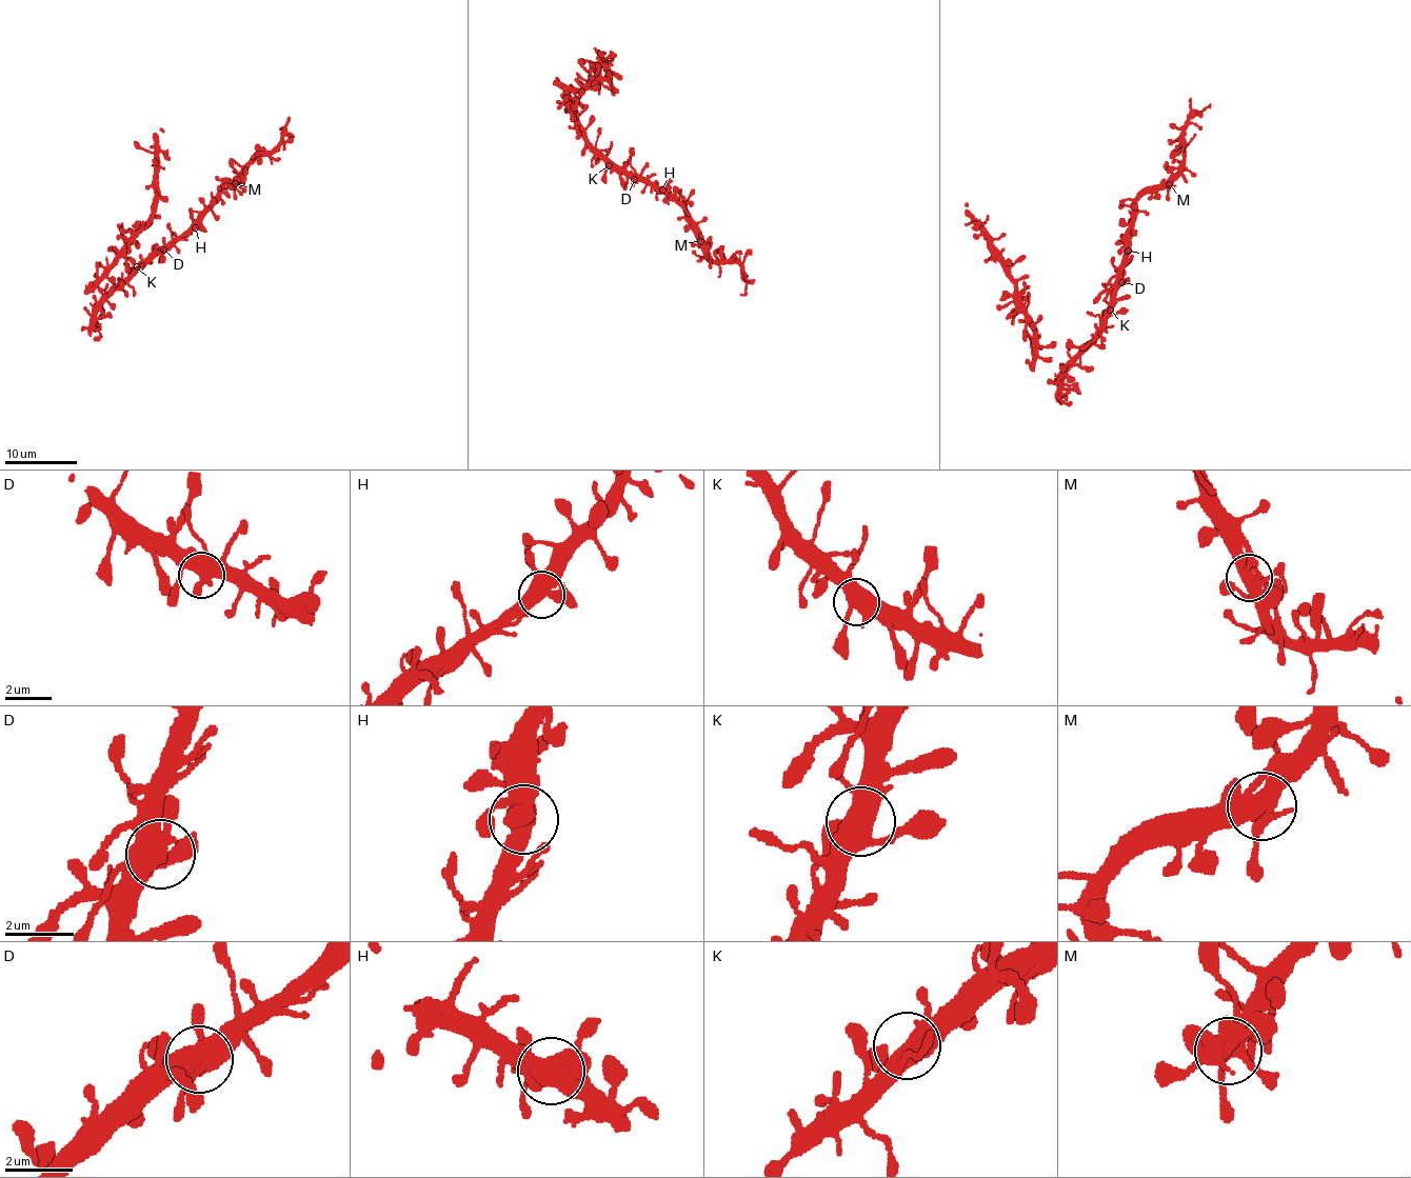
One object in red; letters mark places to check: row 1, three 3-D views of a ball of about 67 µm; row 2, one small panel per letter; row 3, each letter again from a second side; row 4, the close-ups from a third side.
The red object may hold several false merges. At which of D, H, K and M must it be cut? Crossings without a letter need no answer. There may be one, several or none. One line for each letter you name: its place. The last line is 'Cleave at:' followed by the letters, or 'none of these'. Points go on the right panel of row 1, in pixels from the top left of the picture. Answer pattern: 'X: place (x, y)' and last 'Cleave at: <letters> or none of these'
Cleave at: none of these

